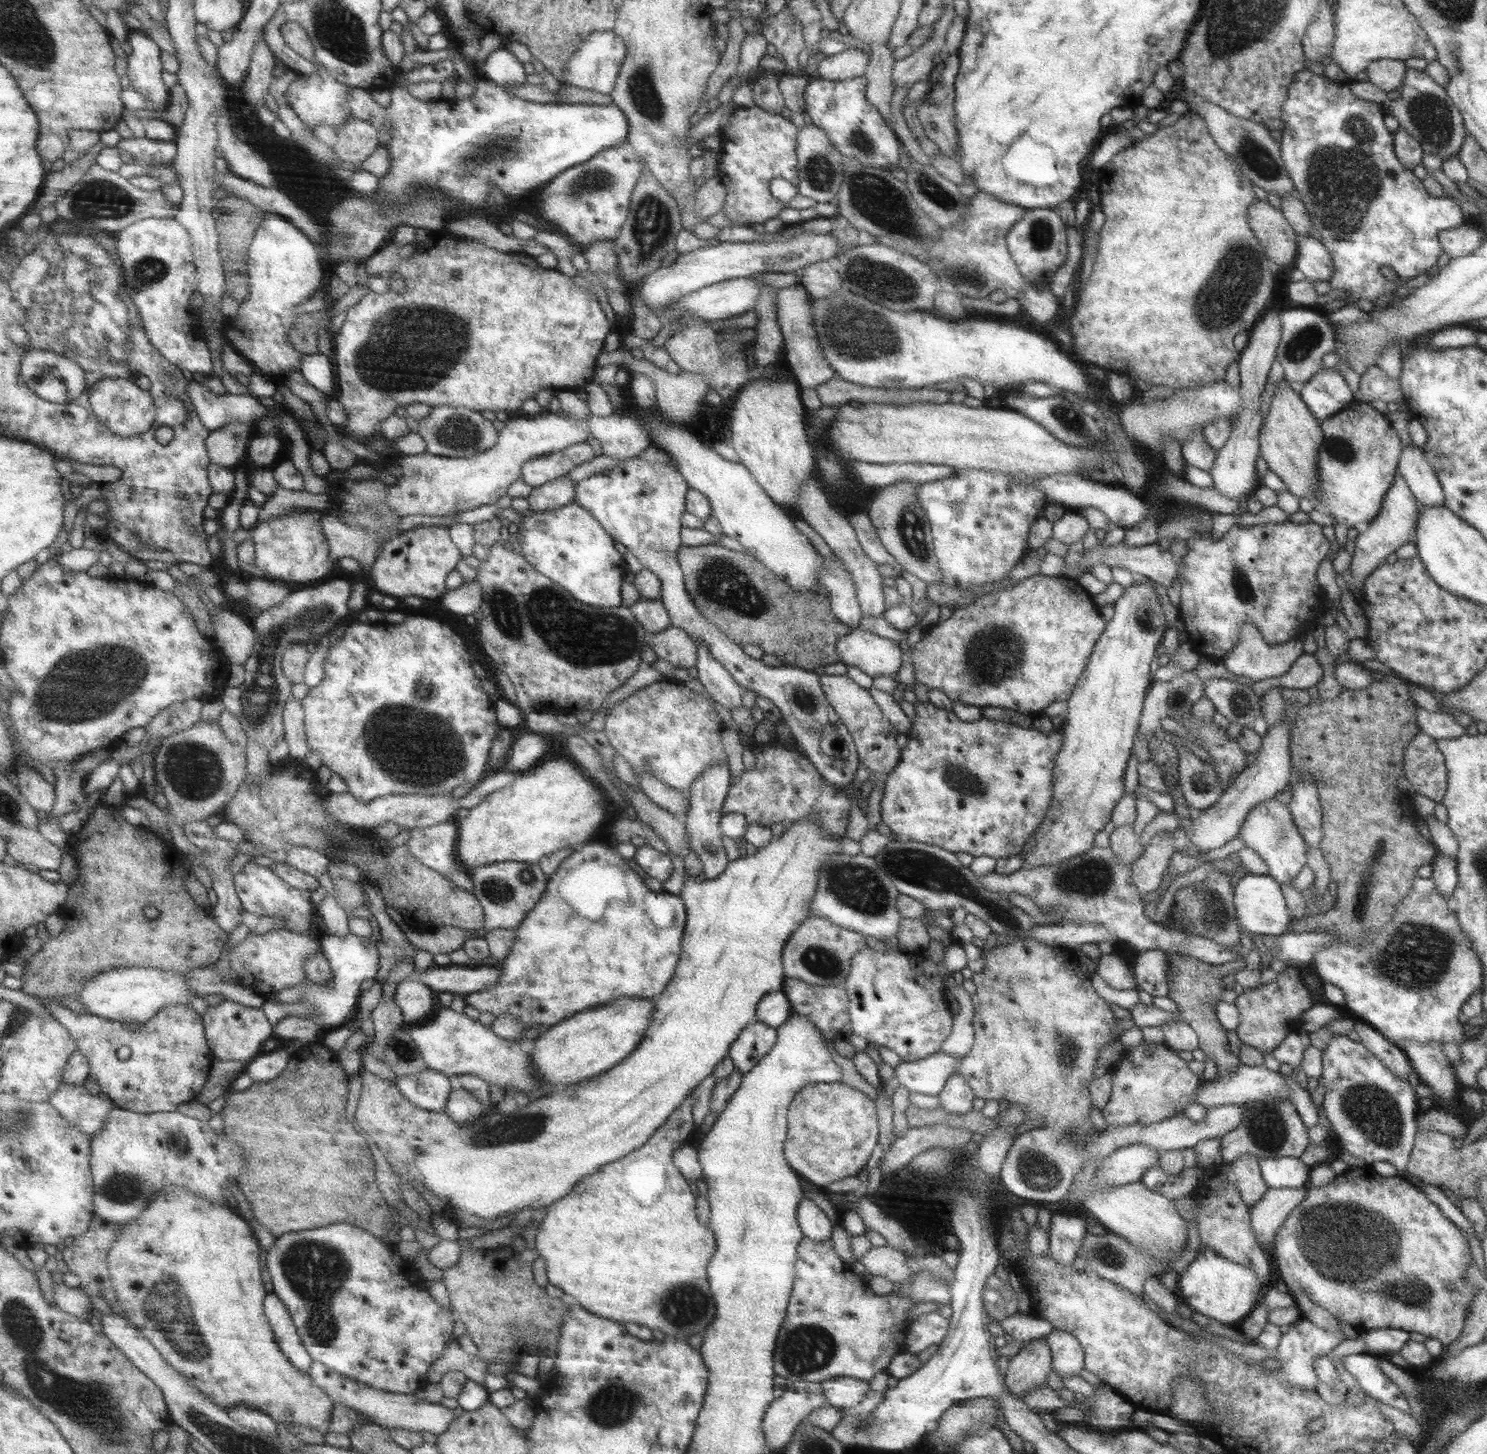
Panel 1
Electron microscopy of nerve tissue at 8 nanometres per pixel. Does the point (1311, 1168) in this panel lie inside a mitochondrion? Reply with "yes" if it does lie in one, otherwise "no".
no

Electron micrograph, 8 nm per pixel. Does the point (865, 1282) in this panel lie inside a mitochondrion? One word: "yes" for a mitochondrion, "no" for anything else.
no

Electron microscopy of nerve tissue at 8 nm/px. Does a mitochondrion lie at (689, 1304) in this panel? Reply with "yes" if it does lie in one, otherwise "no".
yes

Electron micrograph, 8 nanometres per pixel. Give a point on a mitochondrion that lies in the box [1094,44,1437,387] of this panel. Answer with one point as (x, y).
(1341, 183)

